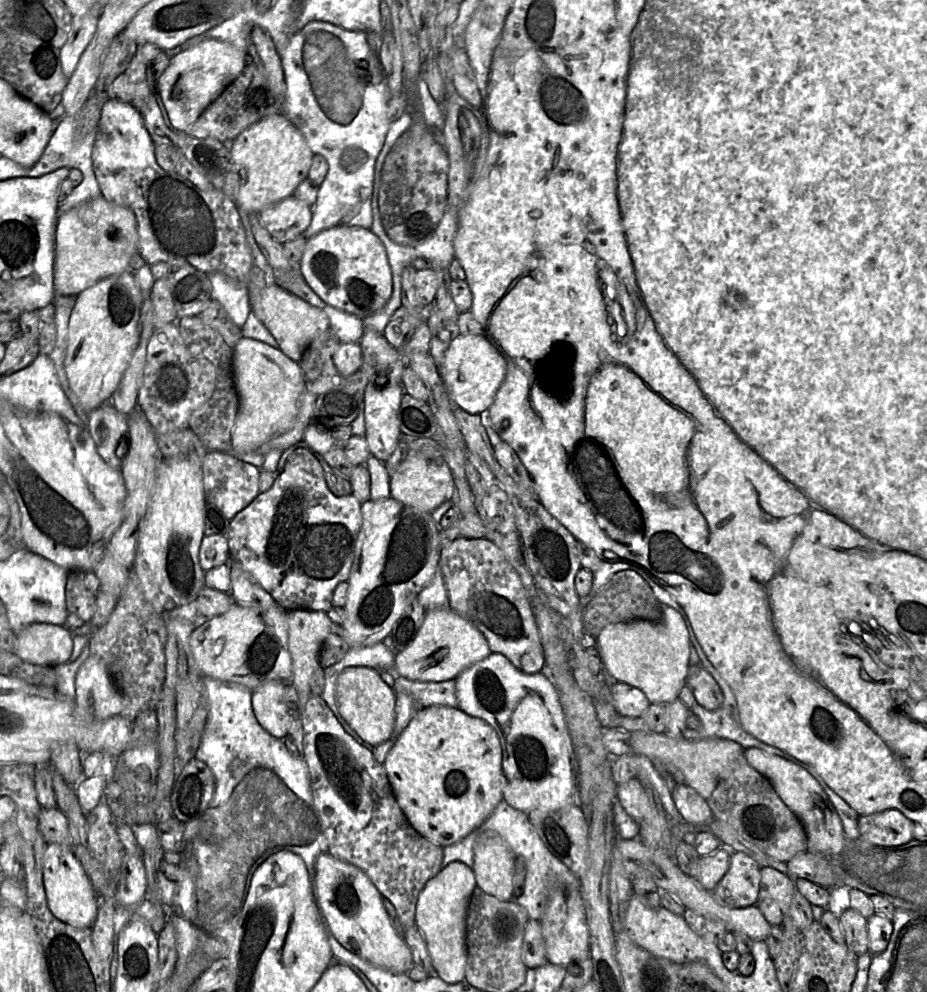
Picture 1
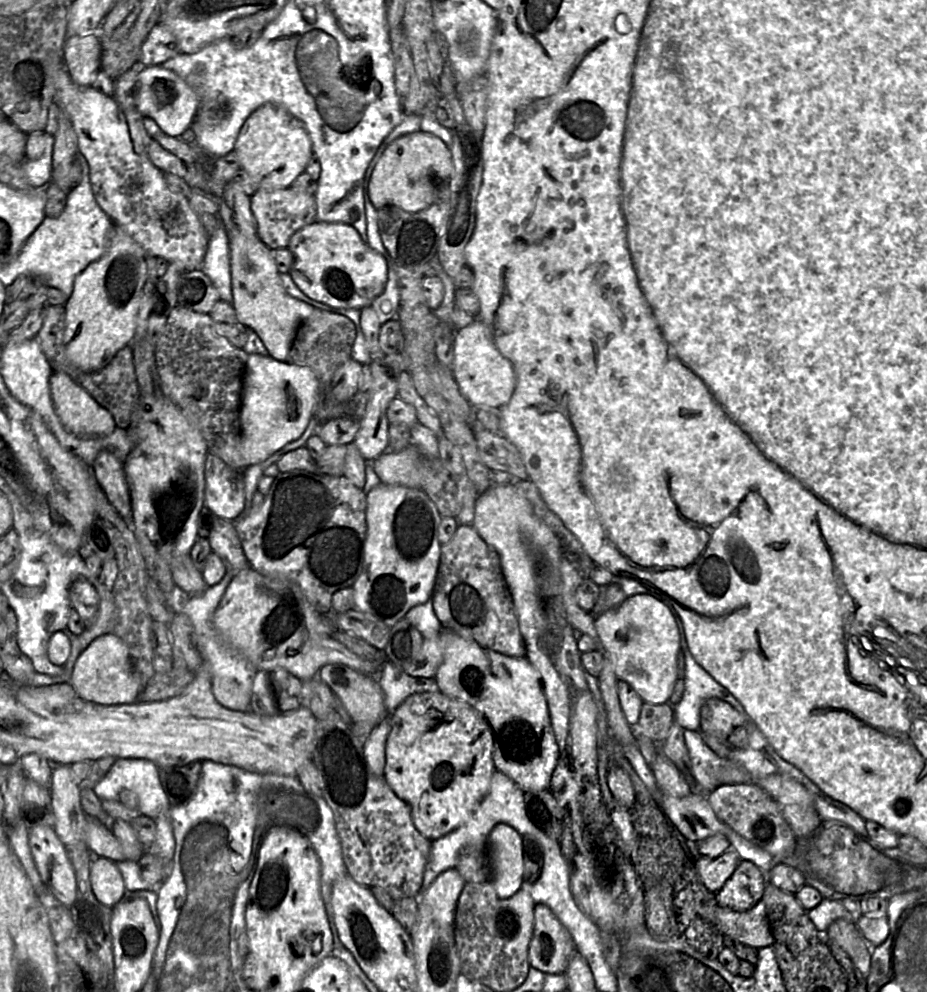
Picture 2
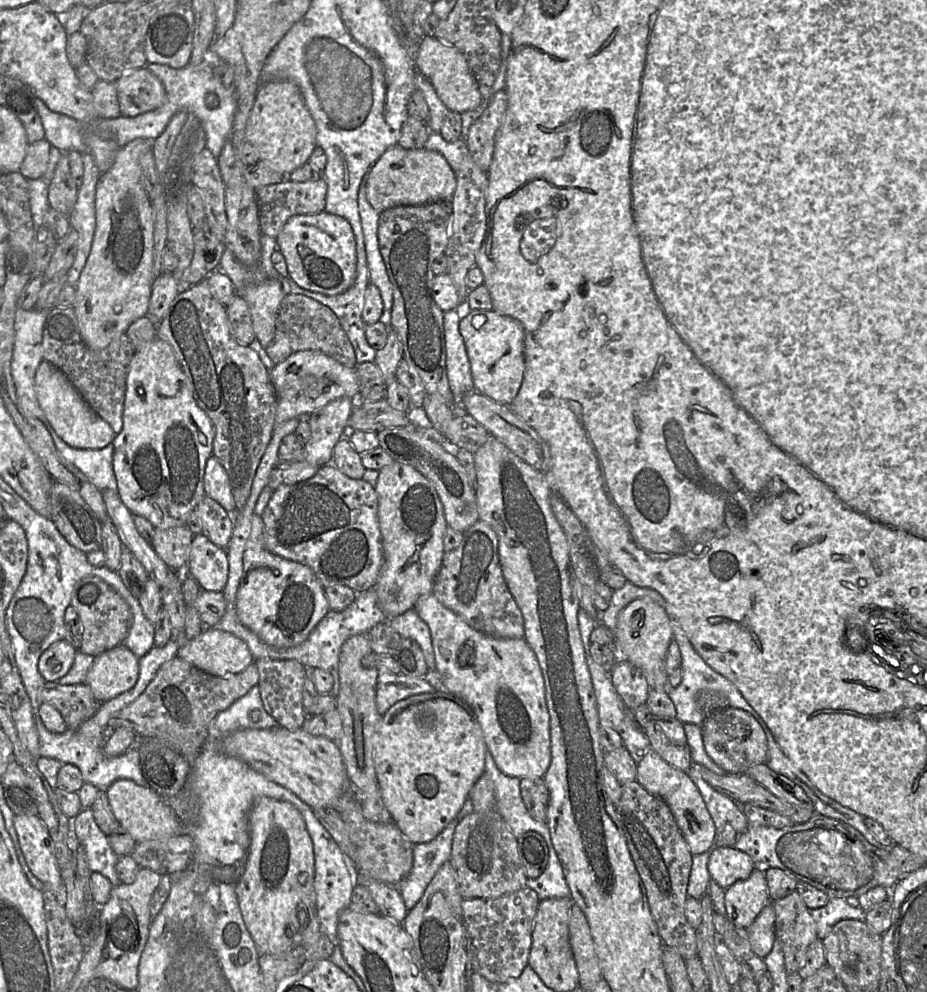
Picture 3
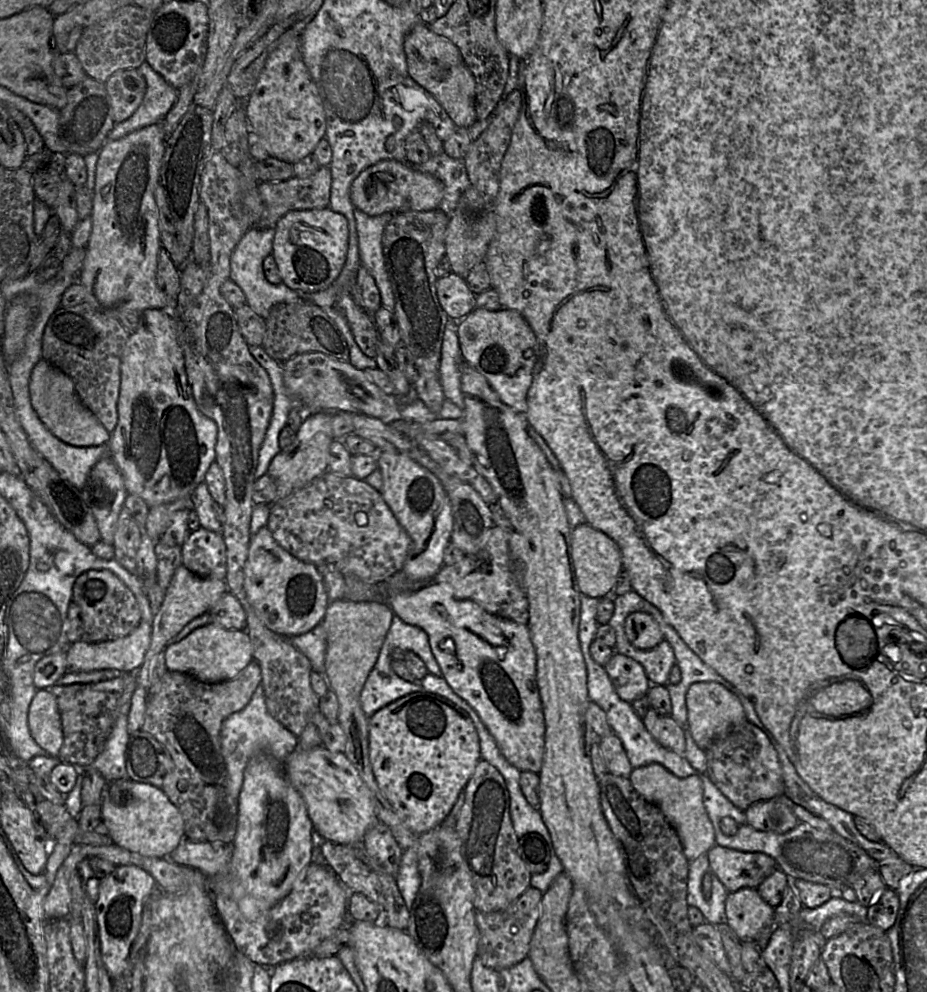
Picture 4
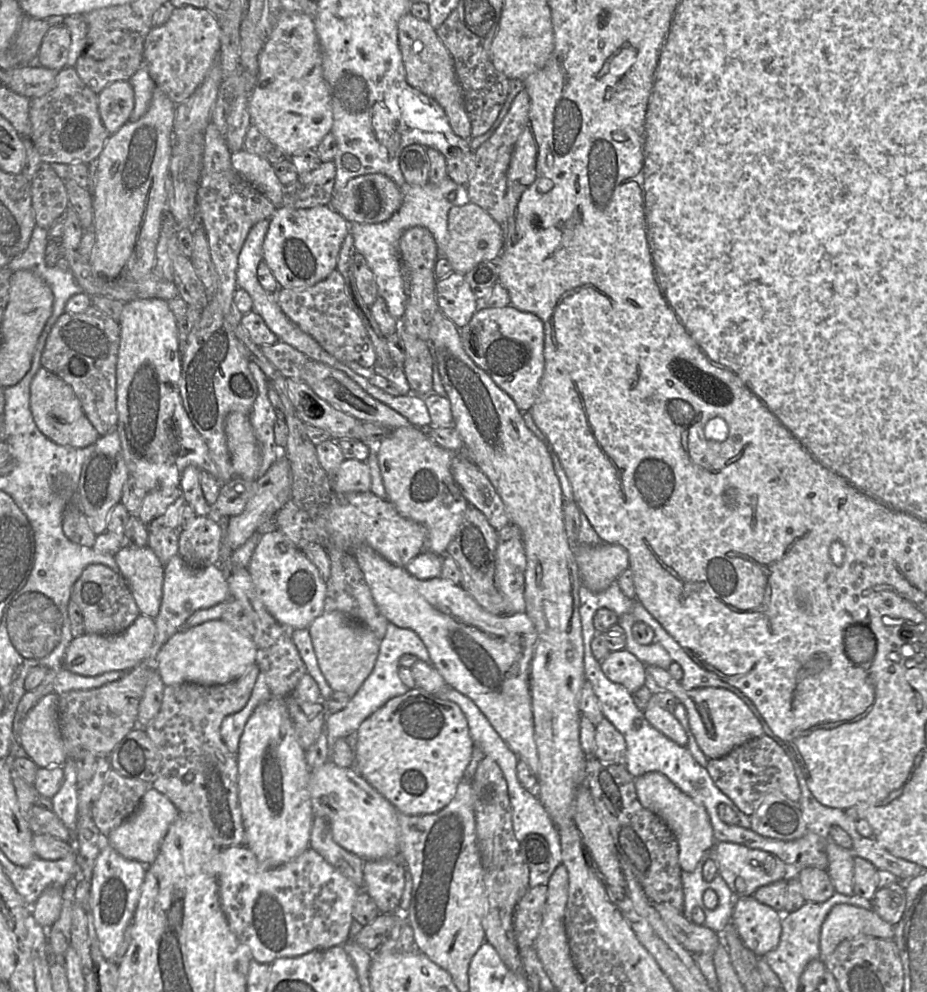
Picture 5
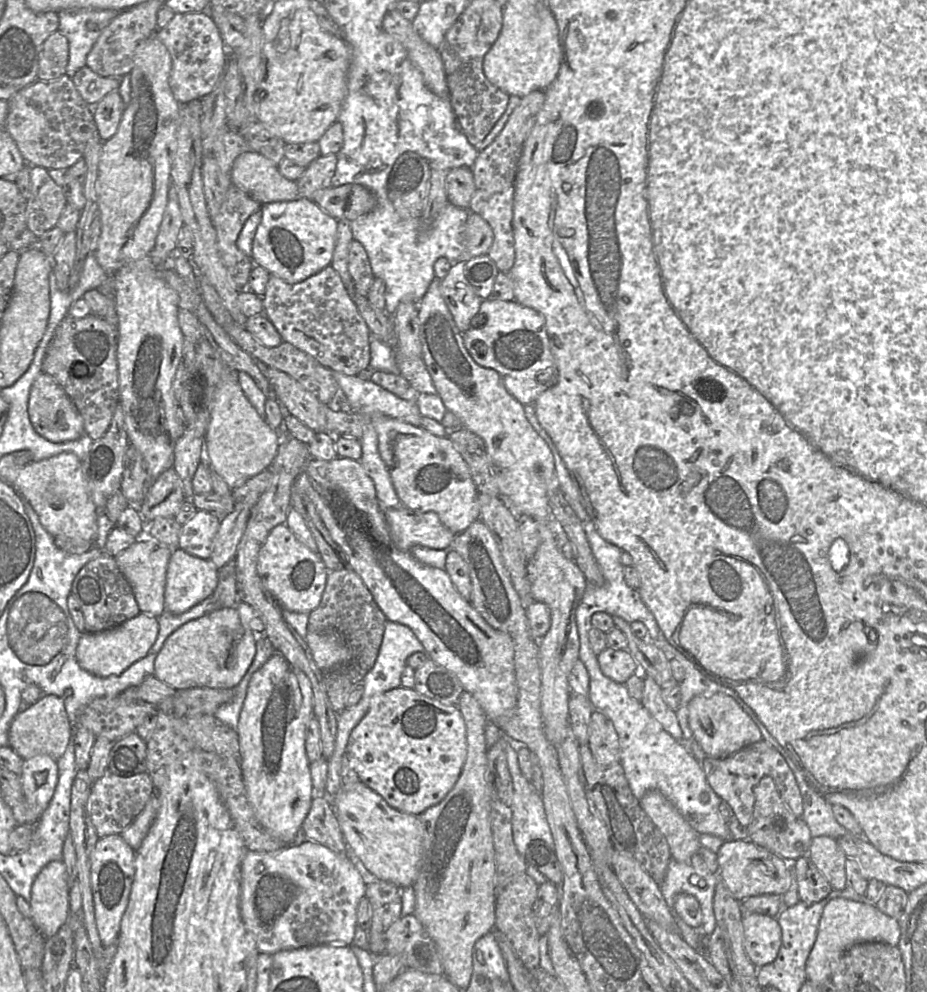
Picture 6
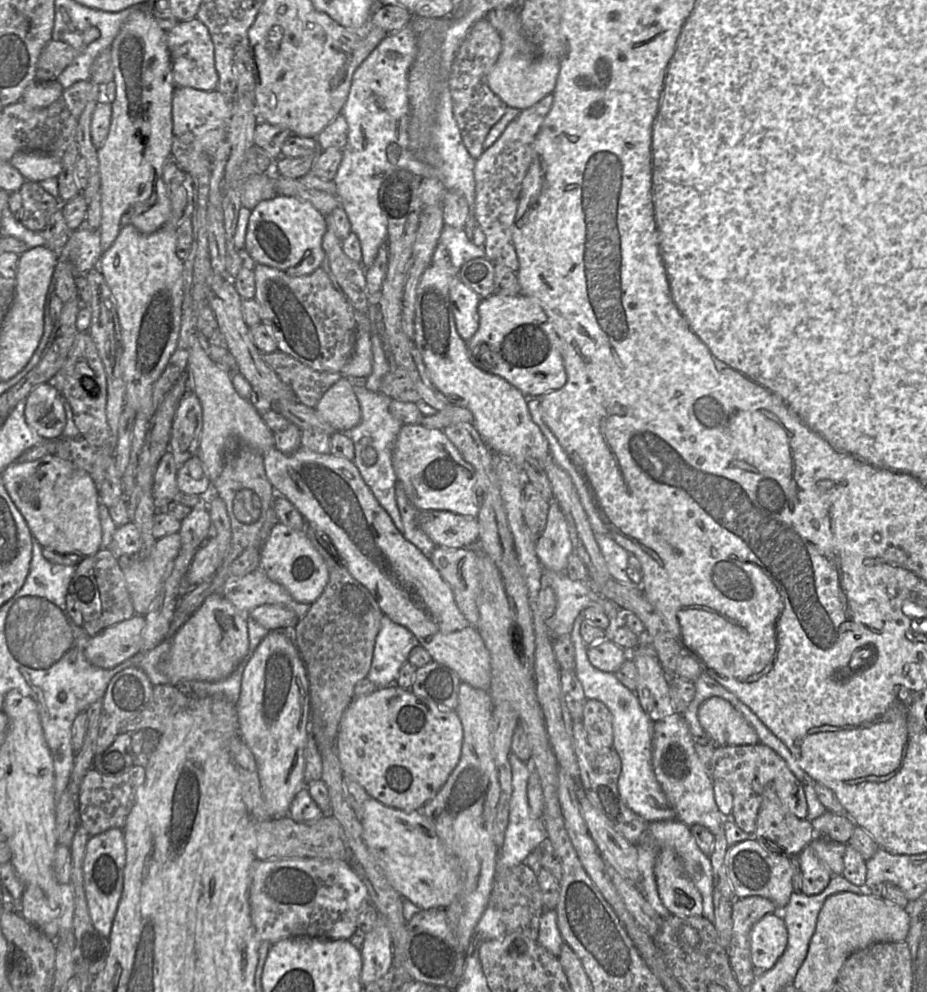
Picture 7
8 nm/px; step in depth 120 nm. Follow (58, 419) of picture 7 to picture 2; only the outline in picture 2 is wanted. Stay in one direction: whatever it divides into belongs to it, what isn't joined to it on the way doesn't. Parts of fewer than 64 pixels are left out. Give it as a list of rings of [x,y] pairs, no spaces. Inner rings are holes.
[[[54,371],[50,390],[63,426],[77,436],[108,435],[116,427],[112,414],[68,374]]]

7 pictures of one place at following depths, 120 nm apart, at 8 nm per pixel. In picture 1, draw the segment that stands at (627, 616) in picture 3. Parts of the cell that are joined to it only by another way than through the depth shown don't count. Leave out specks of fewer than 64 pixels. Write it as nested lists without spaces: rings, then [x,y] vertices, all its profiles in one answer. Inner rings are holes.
[[[671,598],[667,600],[661,600],[661,606],[658,607],[662,606],[663,606],[663,617],[658,621],[635,620],[631,622],[608,625],[596,637],[598,651],[600,652],[602,663],[604,665],[607,675],[609,675],[610,681],[624,682],[640,689],[651,704],[671,703],[678,697],[680,690],[686,684],[686,677],[689,669],[689,659],[691,655],[691,645],[695,646],[694,643],[691,641],[690,634],[687,629],[688,616],[678,605],[678,603],[673,598]]]

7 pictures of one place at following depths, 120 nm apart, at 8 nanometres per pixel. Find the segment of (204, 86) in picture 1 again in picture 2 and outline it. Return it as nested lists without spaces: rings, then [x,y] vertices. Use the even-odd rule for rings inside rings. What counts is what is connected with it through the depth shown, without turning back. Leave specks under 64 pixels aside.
[[[161,65],[141,67],[138,75],[136,106],[144,116],[153,119],[162,132],[180,137],[191,128],[199,112],[198,94],[175,72]]]

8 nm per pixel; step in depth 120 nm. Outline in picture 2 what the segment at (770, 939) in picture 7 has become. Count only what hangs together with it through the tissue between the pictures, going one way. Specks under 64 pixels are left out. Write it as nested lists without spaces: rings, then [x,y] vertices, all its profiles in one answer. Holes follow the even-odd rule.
[[[740,859],[732,876],[716,892],[719,906],[735,911],[754,907],[764,894],[768,875],[752,860]]]

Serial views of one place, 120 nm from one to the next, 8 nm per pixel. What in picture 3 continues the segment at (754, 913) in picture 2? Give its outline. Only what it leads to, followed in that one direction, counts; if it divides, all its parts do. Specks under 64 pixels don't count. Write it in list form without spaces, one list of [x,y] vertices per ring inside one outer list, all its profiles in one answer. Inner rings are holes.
[[[771,901],[755,921],[746,929],[747,937],[755,955],[765,958],[772,950],[776,939],[775,911]]]

